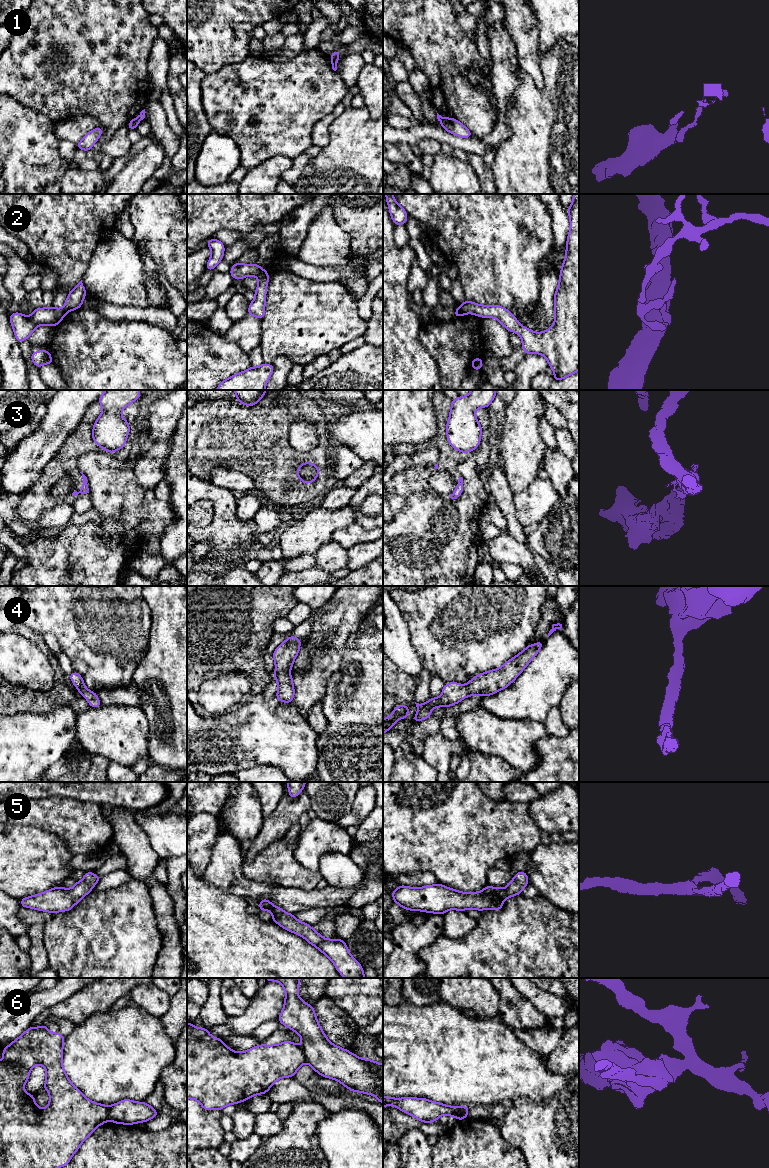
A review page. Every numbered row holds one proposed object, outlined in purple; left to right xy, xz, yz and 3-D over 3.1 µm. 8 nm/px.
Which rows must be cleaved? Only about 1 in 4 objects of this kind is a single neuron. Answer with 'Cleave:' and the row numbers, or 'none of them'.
Cleave: 1, 2, 3, 6

